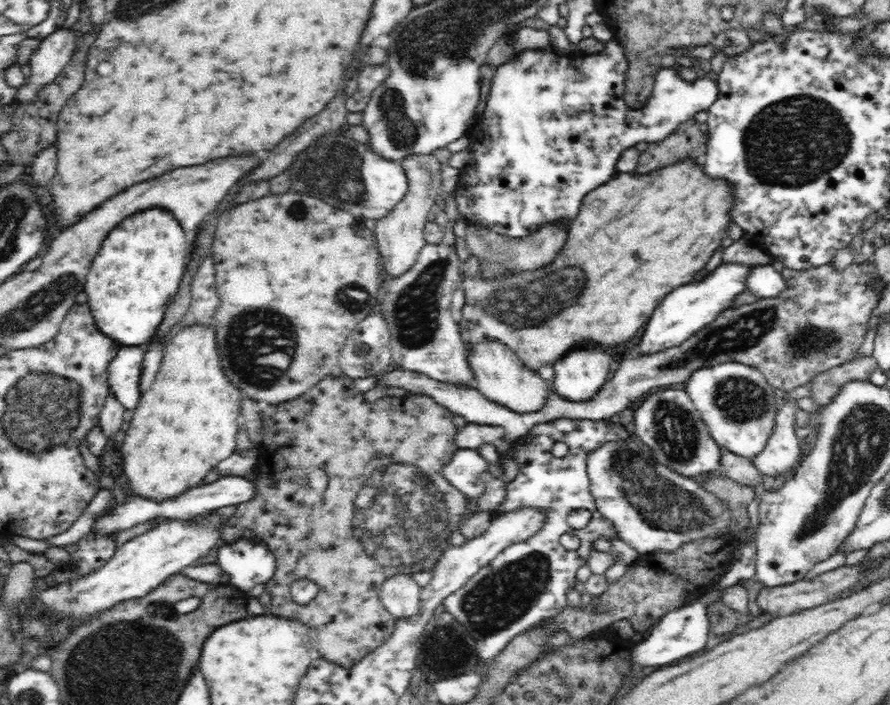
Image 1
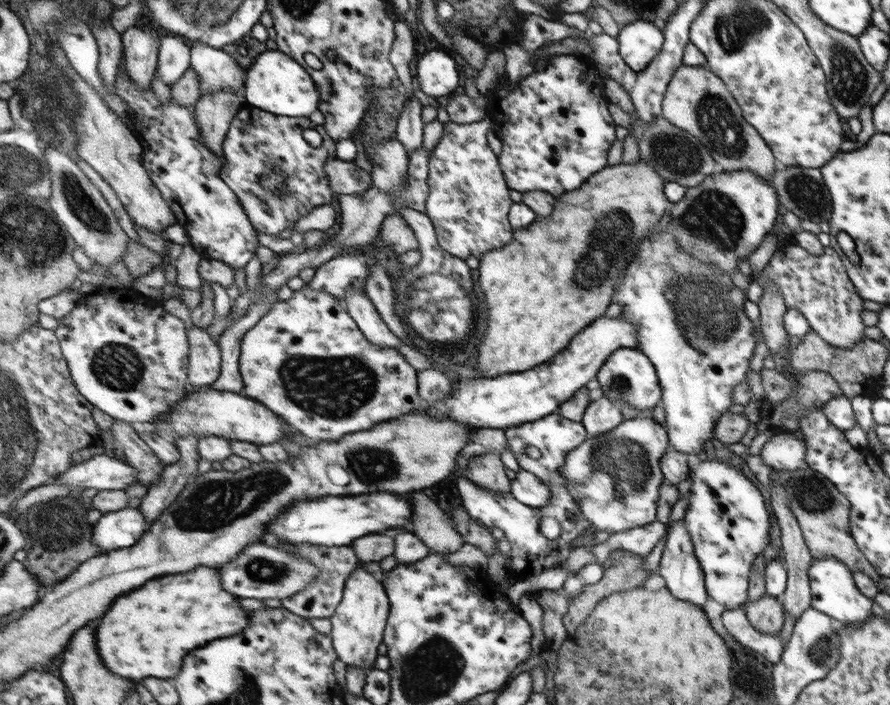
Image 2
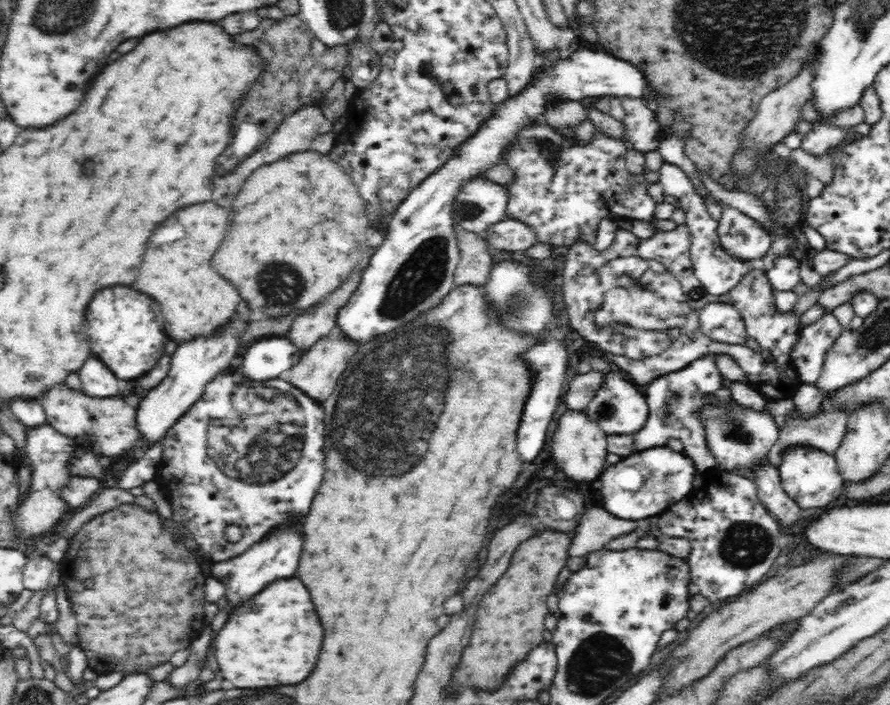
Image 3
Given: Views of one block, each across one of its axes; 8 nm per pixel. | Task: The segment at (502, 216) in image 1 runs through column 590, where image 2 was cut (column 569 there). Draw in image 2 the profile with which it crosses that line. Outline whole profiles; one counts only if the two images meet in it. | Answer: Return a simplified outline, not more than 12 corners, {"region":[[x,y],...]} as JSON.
{"region":[[562,54],[487,97],[511,190],[560,198],[609,166],[595,64]]}

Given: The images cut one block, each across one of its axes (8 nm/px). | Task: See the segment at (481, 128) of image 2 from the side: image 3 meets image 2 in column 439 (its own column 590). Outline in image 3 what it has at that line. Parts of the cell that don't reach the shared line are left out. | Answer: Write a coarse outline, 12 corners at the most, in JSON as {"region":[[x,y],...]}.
{"region":[[519,133],[506,219],[593,245],[602,218],[656,224],[627,142]]}

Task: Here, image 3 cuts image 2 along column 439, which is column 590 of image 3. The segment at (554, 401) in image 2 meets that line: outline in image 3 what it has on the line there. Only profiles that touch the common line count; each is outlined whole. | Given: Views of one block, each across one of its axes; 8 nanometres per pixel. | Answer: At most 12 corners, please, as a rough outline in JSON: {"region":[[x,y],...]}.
{"region":[[605,375],[585,409],[607,435],[642,430],[642,387]]}

